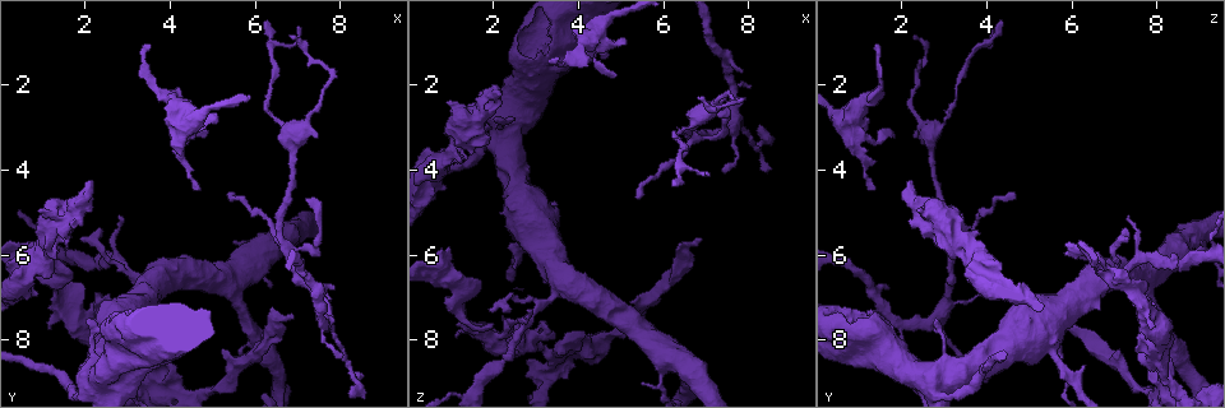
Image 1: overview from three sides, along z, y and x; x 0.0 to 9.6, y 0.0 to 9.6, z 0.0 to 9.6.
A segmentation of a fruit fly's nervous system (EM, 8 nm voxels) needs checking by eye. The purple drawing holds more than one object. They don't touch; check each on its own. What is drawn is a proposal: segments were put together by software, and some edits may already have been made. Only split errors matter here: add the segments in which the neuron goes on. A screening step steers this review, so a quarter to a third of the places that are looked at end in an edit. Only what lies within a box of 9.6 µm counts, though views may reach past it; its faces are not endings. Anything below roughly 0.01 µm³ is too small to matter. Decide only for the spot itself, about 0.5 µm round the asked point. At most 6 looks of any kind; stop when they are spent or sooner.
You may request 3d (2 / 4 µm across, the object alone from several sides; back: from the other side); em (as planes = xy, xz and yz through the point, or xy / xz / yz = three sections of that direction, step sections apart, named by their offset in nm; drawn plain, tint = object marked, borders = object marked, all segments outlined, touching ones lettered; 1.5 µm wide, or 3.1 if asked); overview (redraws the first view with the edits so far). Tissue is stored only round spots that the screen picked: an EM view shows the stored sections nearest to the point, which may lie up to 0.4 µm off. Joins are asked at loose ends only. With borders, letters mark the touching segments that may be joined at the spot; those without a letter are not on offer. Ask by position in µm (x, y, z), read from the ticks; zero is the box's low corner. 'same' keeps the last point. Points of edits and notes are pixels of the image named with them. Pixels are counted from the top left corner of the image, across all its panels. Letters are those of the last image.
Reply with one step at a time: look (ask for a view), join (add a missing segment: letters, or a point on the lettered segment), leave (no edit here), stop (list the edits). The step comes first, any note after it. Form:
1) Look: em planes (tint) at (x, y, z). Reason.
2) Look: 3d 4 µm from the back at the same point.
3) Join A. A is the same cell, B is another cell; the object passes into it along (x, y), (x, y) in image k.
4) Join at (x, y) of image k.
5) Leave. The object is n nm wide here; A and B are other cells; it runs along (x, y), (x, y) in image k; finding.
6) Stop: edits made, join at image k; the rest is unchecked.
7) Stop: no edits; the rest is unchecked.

Look: 3d 4 µm at (7.10, 0.60, 4.10). Tapers out.

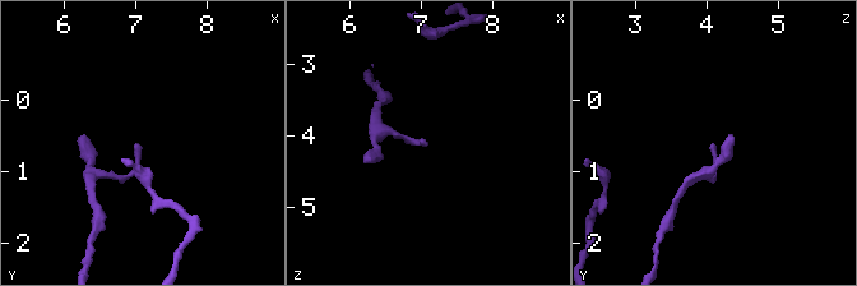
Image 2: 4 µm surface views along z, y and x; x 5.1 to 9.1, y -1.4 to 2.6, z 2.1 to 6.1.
Look: em planes (borders) at (7.10, 0.65, 4.10). Need the tissue.

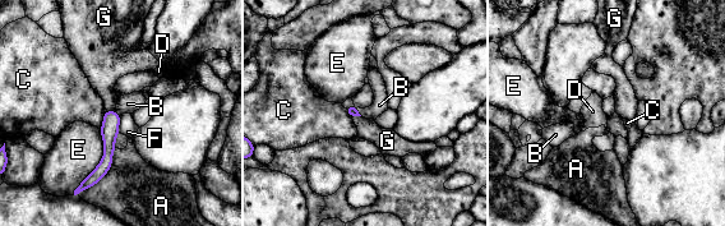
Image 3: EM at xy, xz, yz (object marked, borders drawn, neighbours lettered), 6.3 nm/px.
Leave. The object is 70 nm wide here; A, B, C, D, E, F and G are other cells; a border runs along (356, 107), (361, 115) in image 3; none of them fits.

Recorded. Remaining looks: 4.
Look: 3d 2 µm at (3.50, 1.10, 1.40). Branch stops here.

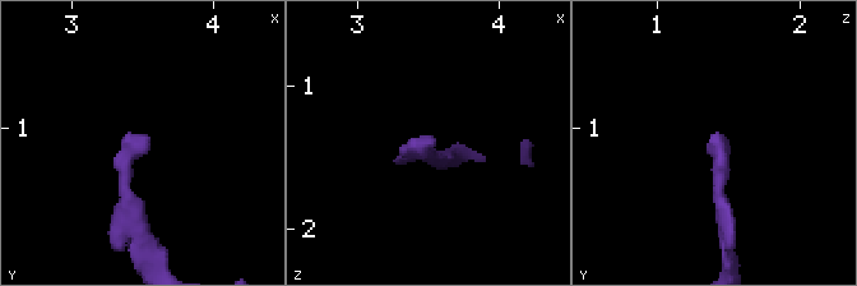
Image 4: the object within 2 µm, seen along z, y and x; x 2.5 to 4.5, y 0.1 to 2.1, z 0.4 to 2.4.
Look: em planes (borders) at (3.52, 1.10, 1.36).

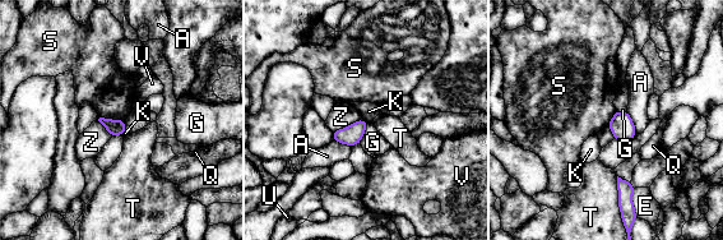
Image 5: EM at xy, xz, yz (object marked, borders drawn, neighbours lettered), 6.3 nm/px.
Leave. The object is 100 nm wide here; A, E, G, K, Q, S, T, U, V and Z are other cells; a border runs along (100, 116), (124, 121) in image 5; none of them fits.

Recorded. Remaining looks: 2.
Stop: no edits; the rest is unchecked.

